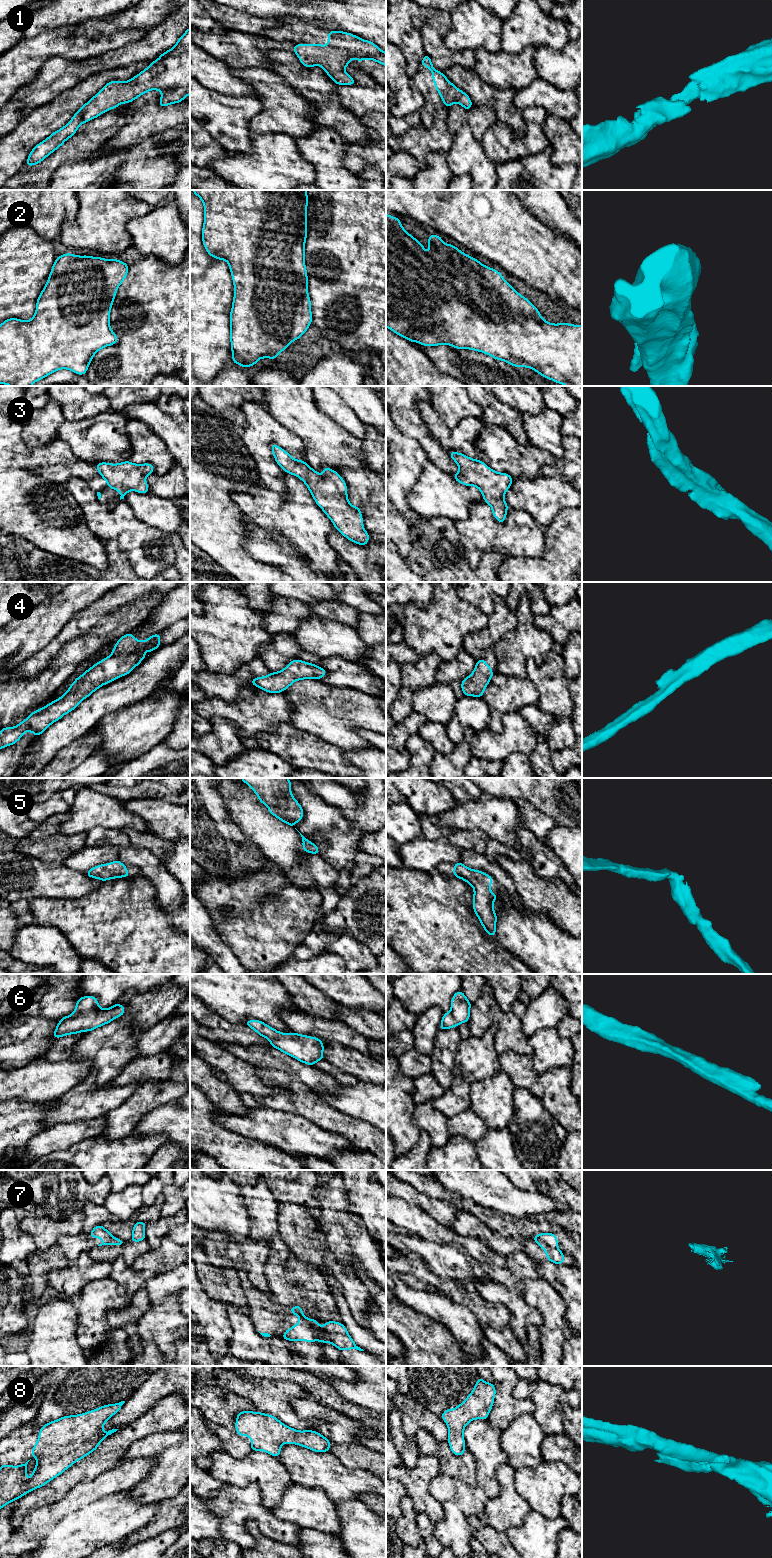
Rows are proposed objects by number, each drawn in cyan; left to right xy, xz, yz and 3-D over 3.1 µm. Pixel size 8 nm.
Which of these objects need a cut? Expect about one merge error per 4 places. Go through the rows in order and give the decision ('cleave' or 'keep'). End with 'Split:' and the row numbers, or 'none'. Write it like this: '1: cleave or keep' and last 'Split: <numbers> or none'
1: keep
2: keep
3: keep
4: keep
5: keep
6: keep
7: cleave
8: keep
Split: 7

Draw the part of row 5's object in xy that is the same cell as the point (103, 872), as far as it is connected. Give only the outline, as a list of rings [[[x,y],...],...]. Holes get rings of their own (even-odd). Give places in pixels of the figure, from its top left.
[[[116,860],[111,863],[101,864],[93,867],[86,872],[86,875],[91,878],[97,878],[101,881],[110,880],[113,878],[128,877],[129,871],[126,869],[126,865]]]

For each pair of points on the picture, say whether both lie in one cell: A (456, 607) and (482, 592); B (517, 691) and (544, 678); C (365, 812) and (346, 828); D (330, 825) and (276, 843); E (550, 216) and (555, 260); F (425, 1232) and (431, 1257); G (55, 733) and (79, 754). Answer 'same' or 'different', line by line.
A: different
B: different
C: different
D: different
E: different
F: different
G: different

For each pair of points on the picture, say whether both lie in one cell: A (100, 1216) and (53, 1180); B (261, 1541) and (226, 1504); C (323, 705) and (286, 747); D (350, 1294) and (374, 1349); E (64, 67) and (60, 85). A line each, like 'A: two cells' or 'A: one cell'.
A: two cells
B: two cells
C: two cells
D: two cells
E: one cell

